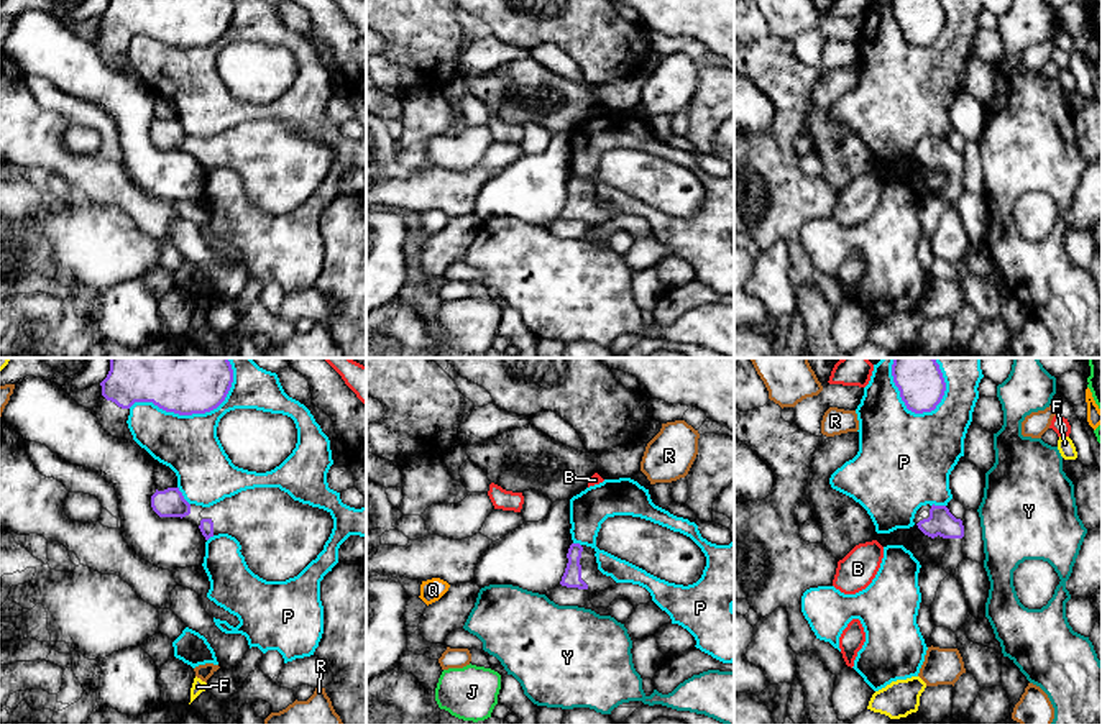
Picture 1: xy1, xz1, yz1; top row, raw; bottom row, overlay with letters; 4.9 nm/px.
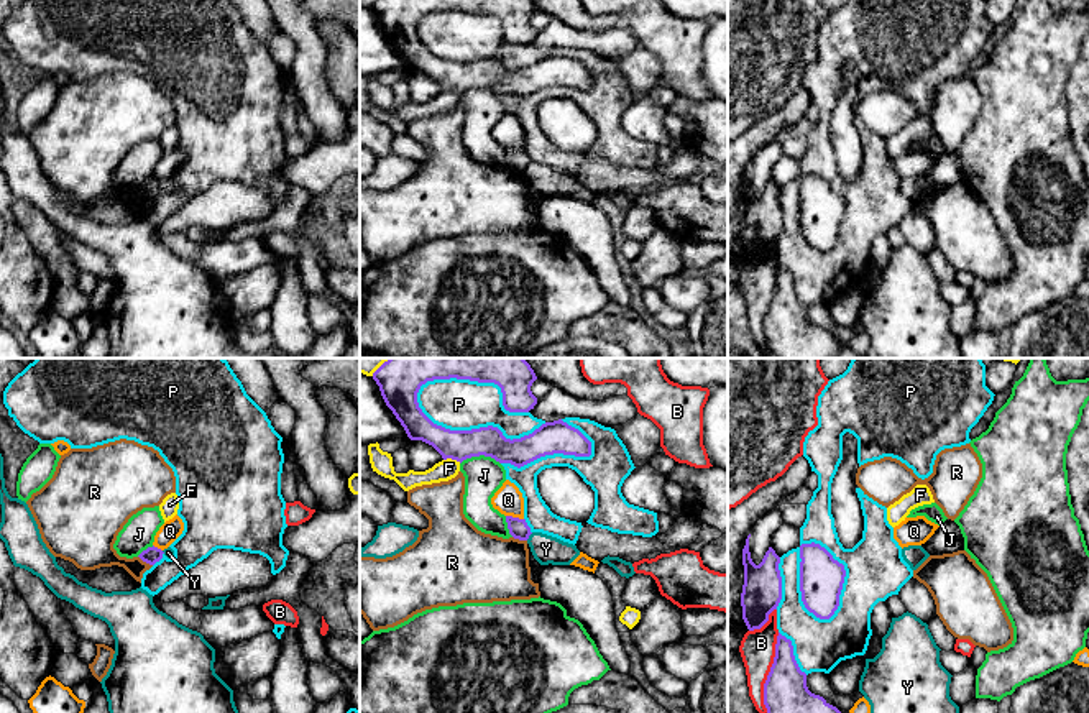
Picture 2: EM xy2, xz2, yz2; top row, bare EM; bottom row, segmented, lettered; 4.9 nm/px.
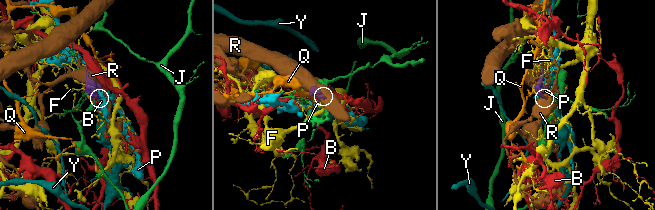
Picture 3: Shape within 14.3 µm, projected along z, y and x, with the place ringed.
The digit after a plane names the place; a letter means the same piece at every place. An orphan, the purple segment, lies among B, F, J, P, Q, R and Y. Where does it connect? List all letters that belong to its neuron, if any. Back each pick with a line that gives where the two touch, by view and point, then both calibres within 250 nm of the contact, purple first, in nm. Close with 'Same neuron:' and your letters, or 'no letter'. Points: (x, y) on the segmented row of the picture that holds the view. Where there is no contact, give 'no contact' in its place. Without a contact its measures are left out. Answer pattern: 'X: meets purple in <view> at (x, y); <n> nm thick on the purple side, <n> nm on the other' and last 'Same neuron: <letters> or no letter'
Same neuron: no letter

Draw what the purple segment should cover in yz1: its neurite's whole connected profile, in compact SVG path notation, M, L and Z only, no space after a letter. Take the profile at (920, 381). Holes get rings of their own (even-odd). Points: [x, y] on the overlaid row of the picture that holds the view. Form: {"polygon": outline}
{"polygon": "M893 358L892 376L907 409L915 414L934 410L946 391L934 358Z"}

